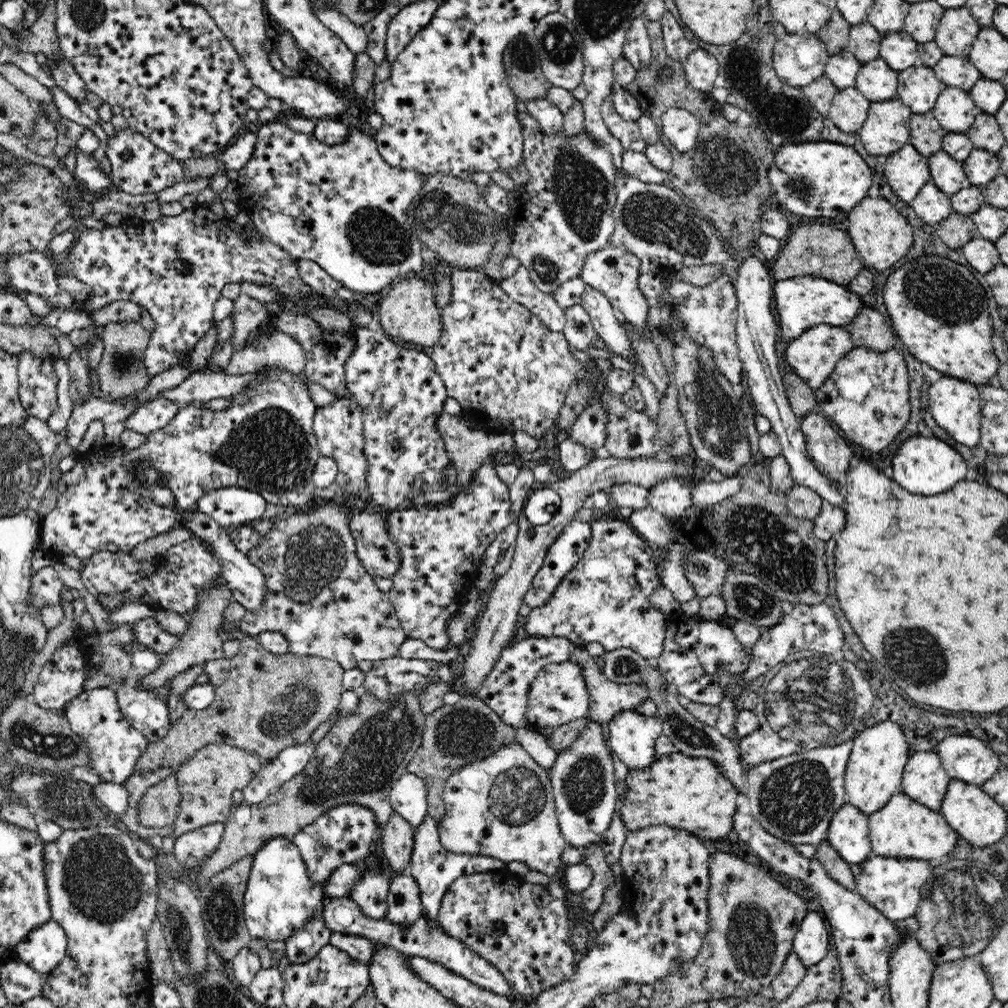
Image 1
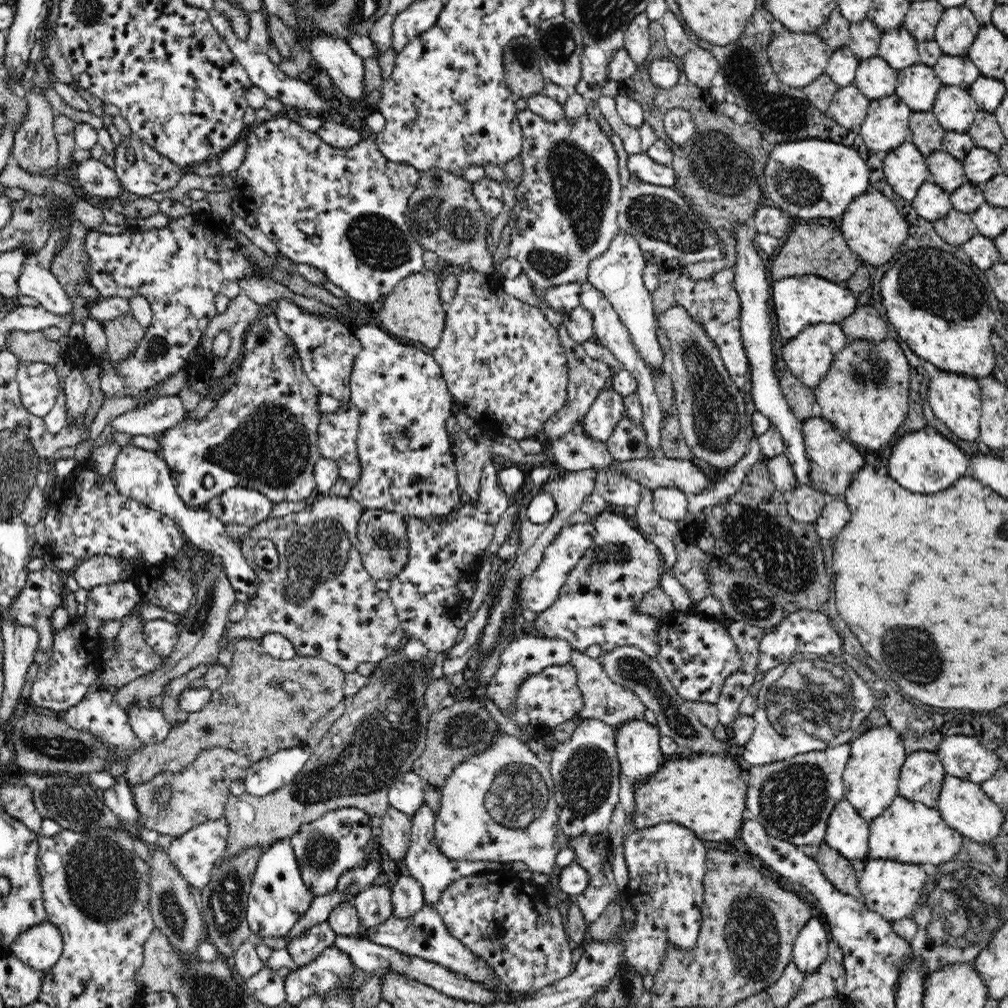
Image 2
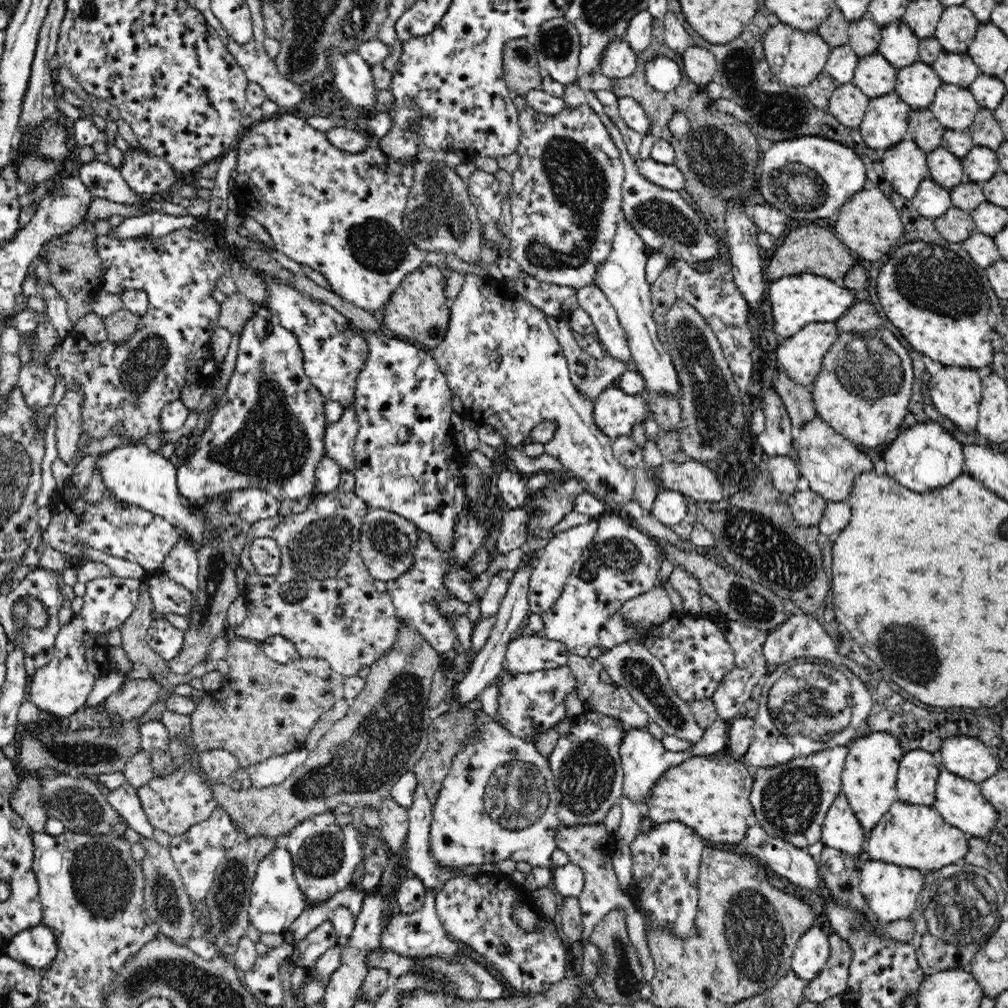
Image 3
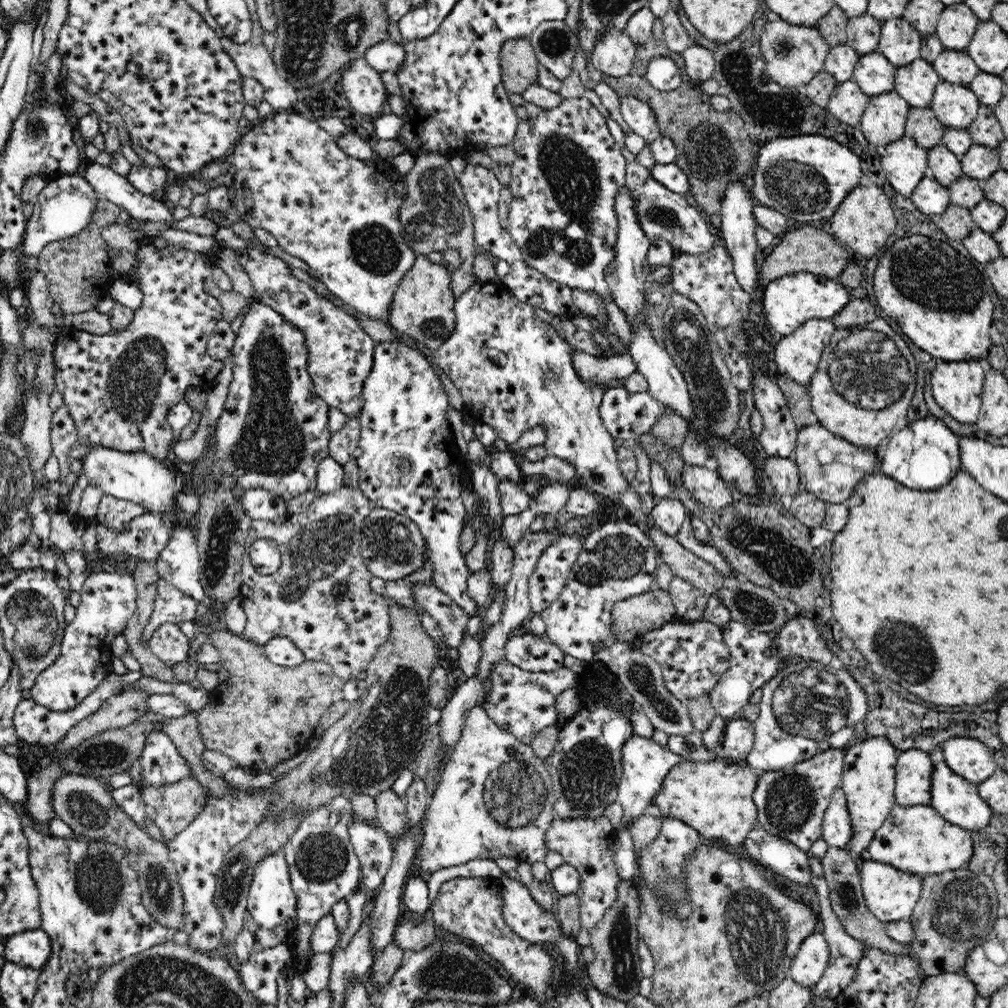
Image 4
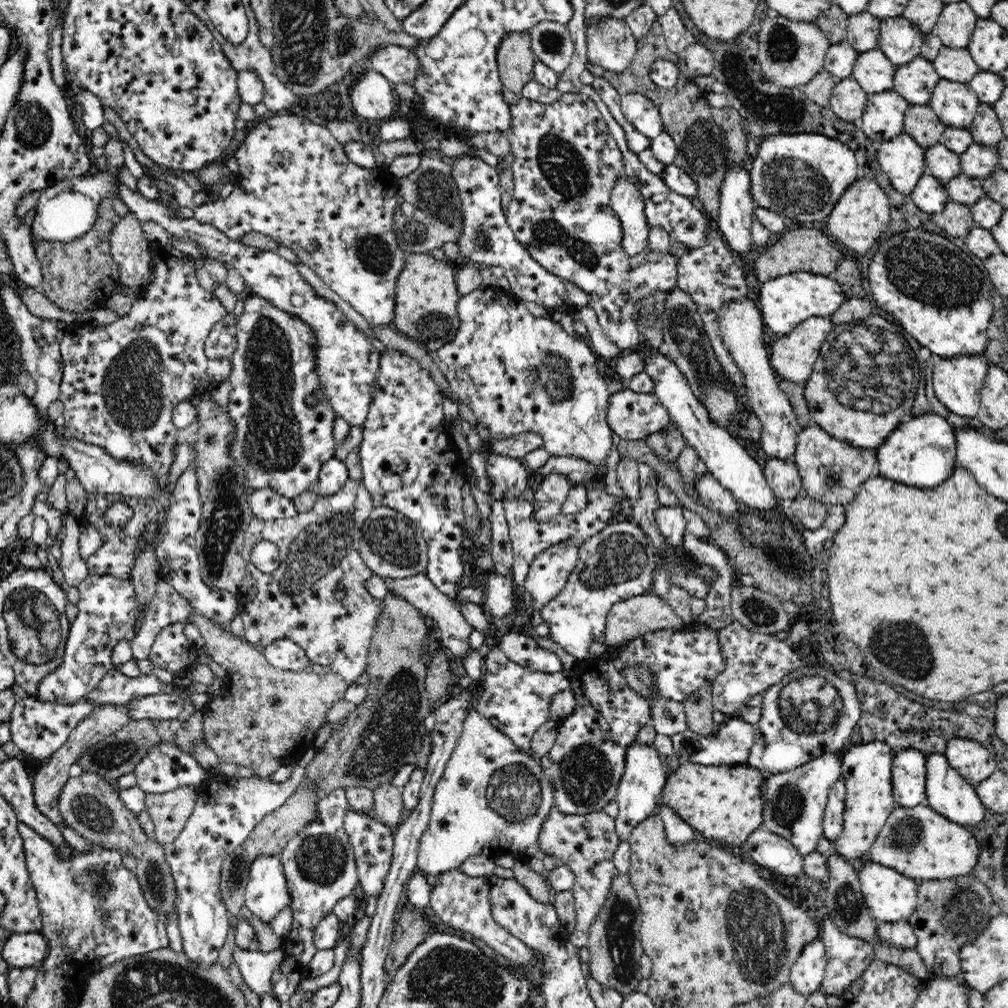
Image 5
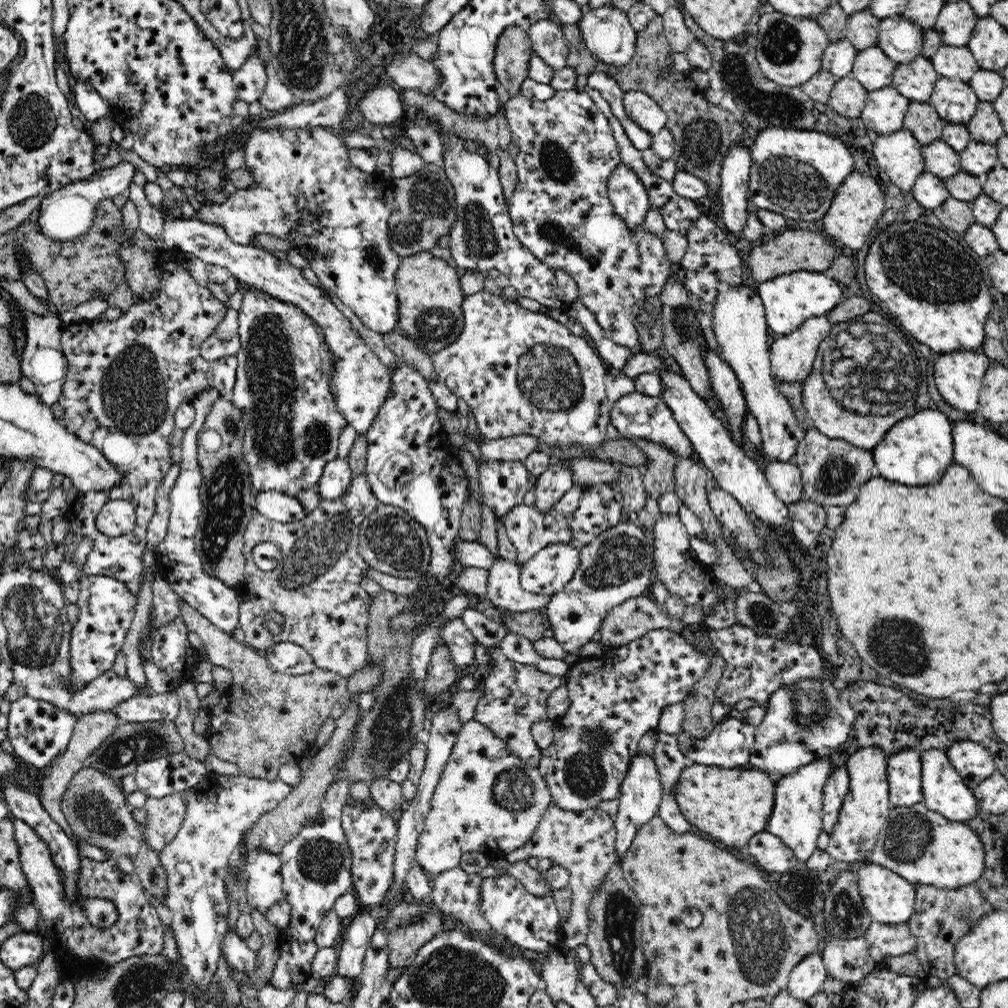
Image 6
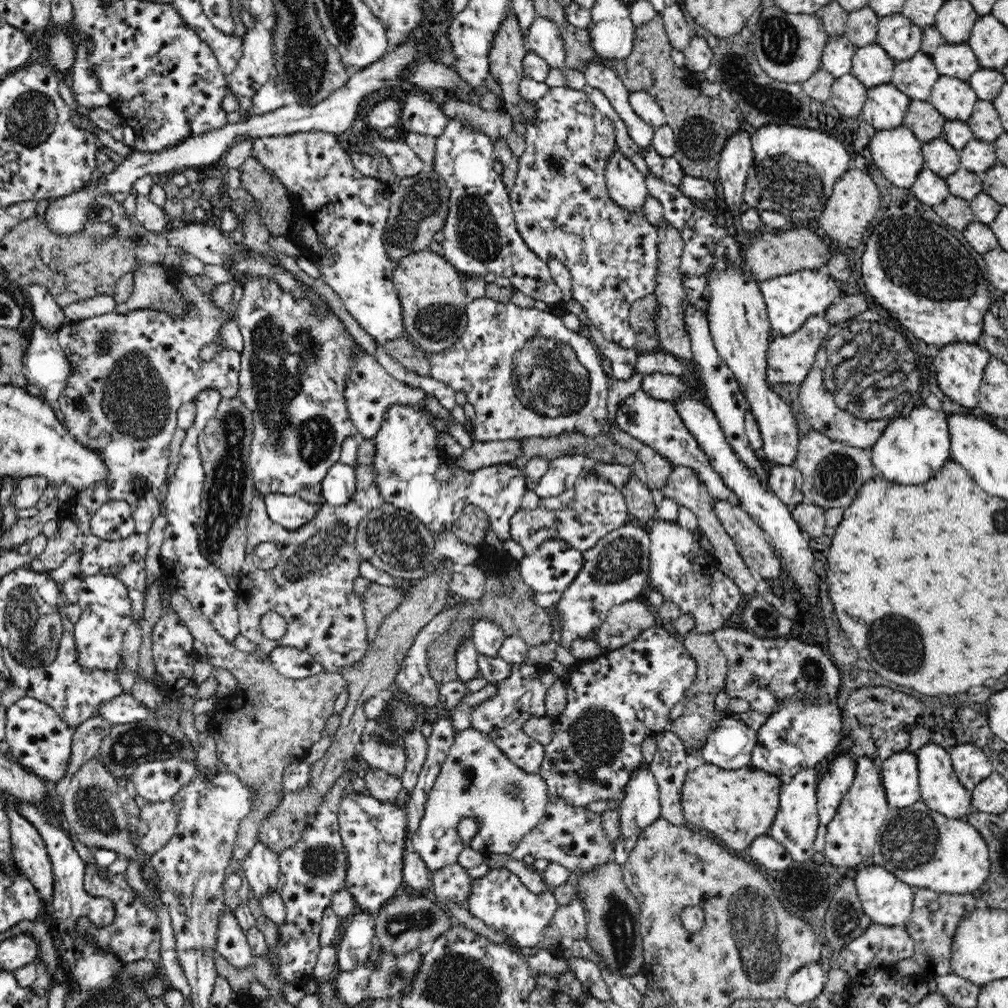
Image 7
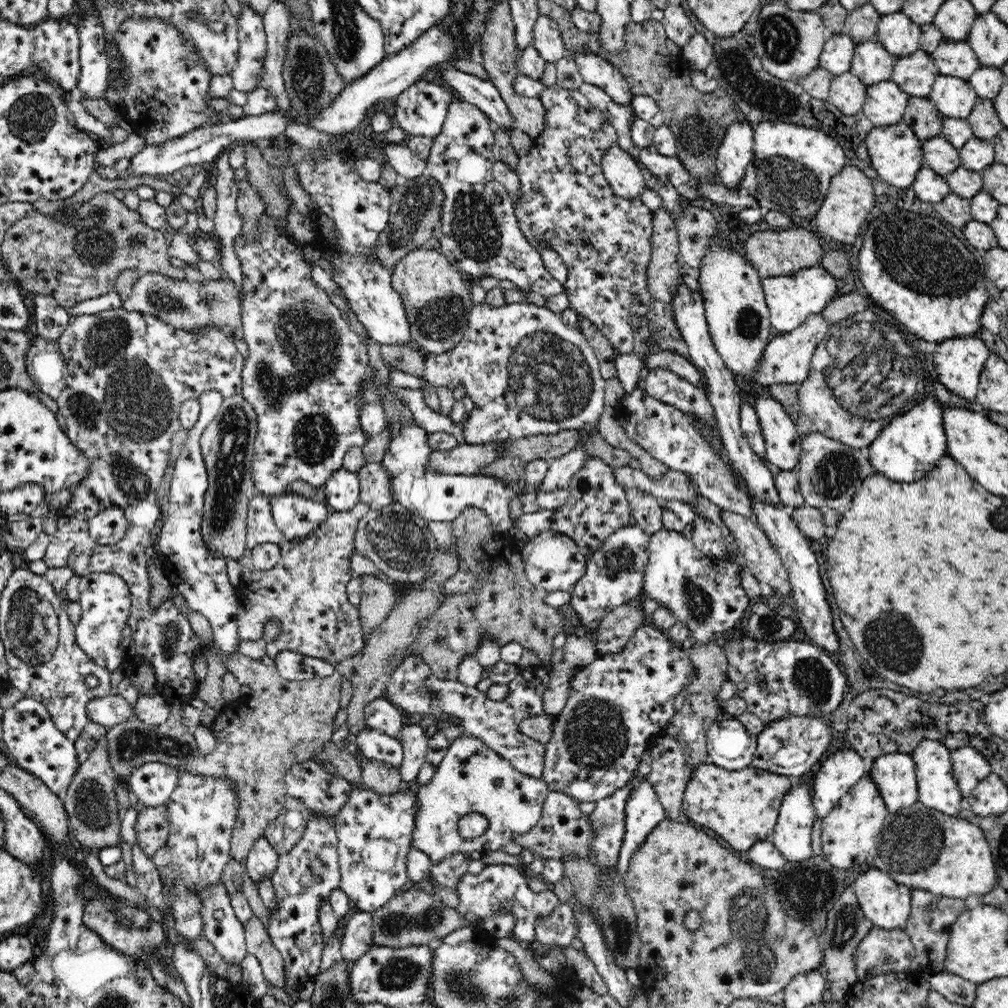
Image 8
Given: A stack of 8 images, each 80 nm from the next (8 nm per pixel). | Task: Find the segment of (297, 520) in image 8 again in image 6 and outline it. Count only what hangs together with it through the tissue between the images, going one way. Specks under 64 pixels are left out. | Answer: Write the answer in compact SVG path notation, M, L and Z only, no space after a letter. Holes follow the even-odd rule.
M262 490L254 494L254 499L255 512L276 522L294 522L306 516L296 497L275 490Z

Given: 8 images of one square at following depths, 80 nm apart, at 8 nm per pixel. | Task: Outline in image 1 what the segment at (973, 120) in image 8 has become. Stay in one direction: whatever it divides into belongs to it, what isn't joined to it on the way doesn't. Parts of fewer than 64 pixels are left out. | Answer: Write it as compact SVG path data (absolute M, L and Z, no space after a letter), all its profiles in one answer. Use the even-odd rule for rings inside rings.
M981 113L976 118L974 124L966 131L966 135L973 142L975 149L994 154L1007 145L995 116L986 113Z

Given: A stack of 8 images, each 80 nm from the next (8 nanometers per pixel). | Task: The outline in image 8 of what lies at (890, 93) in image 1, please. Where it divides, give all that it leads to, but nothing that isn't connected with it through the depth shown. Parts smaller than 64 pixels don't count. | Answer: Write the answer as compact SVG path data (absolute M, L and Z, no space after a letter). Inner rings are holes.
M877 40L856 45L850 72L866 86L892 81L894 65L898 58L890 54Z

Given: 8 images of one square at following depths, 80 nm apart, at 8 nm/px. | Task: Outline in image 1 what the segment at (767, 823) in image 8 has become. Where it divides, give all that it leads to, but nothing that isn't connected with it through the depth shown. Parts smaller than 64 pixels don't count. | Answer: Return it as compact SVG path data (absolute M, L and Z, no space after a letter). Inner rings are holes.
M674 752L654 758L644 768L629 768L622 790L618 789L616 808L626 832L649 826L670 826L686 830L698 839L726 836L732 828L738 789L706 758Z

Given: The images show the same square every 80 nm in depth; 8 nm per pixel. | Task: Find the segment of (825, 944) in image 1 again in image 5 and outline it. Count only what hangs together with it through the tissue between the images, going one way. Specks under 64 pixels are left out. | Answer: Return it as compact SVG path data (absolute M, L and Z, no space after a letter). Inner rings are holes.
M814 938L802 948L800 956L792 964L789 981L800 994L811 995L818 992L825 976L827 956L824 943L820 938Z

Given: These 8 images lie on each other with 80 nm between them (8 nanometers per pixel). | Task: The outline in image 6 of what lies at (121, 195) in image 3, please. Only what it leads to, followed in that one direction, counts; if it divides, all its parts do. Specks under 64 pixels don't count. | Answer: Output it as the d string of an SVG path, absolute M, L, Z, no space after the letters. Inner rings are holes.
M162 206L160 213L163 214L164 241L169 248L192 253L208 265L227 268L244 287L256 289L280 302L300 308L322 329L326 349L330 353L330 359L333 360L333 366L328 372L328 381L330 381L334 404L347 424L355 428L359 436L364 436L366 430L370 428L370 422L374 420L374 414L378 412L378 406L382 406L382 402L390 394L388 391L390 373L389 368L382 364L362 337L352 329L350 320L336 309L320 289L306 281L300 268L288 261L279 259L272 252L253 245L234 242L220 226L204 223L196 218L171 220L166 216Z

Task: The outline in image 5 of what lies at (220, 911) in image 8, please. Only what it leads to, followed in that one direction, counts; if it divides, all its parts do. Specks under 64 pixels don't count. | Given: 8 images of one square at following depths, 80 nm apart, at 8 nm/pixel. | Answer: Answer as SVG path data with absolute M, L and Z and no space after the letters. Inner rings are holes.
M281 947L270 950L267 954L258 951L234 948L233 960L236 960L246 987L260 997L273 994L272 975L285 959Z

